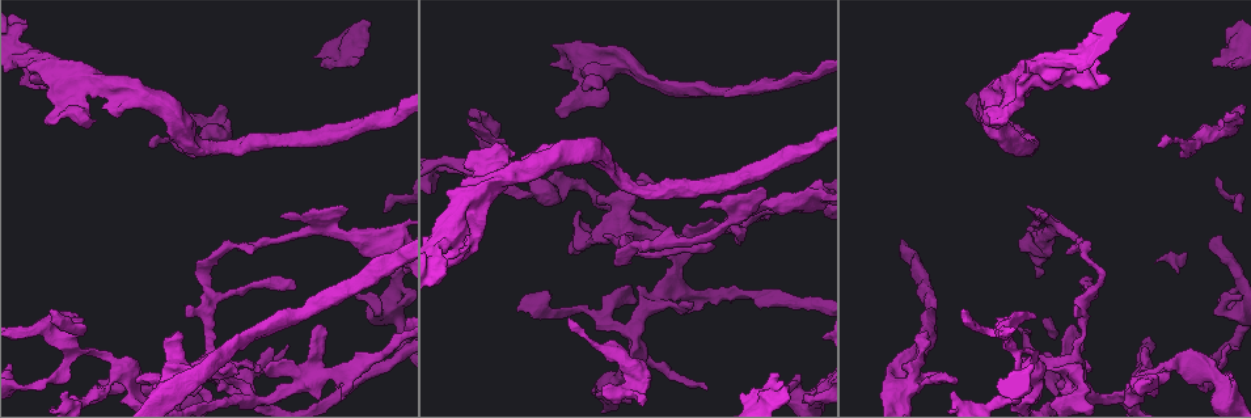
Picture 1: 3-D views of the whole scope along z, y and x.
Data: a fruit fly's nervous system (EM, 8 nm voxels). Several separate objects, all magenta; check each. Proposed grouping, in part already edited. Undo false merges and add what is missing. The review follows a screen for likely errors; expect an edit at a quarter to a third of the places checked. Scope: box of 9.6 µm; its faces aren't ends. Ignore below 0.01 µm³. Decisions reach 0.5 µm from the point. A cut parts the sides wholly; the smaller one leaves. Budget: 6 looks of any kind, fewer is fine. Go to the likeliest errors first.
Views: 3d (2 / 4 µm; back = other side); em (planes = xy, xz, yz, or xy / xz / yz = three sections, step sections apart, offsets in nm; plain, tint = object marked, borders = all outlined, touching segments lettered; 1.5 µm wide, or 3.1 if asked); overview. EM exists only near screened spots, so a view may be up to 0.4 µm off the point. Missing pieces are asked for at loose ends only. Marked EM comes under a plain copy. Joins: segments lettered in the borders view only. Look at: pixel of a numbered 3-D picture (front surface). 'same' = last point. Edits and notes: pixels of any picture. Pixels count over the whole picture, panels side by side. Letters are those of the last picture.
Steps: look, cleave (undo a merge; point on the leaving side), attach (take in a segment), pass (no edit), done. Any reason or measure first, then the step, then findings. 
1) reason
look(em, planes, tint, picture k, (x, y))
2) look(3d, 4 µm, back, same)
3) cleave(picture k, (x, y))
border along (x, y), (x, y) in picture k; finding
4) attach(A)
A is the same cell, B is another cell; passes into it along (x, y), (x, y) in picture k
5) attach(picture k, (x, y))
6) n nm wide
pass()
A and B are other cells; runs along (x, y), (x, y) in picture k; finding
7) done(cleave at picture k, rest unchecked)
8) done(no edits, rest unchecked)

branch stops here
look(em, yz, step 4, tint, picture 1, (1162, 147))

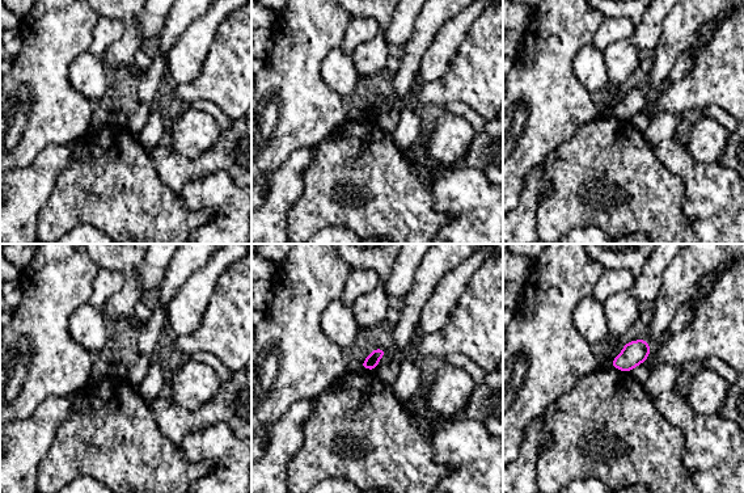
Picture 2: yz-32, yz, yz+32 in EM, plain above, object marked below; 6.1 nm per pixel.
look(em, yz, step 4, borders, same)

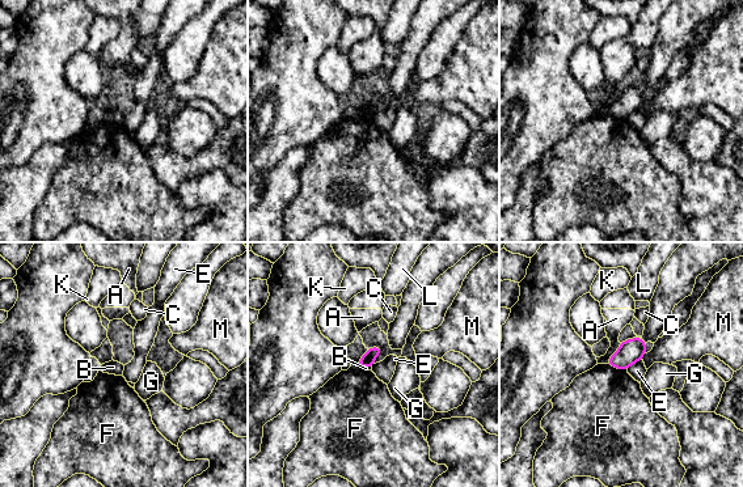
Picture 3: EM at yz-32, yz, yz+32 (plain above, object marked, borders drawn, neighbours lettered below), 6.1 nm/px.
pass()
A, B, C, E, F, G, K, L and M are other cells; none of them fits

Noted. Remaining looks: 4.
look(em, planes, tint, picture 1, (600, 105))

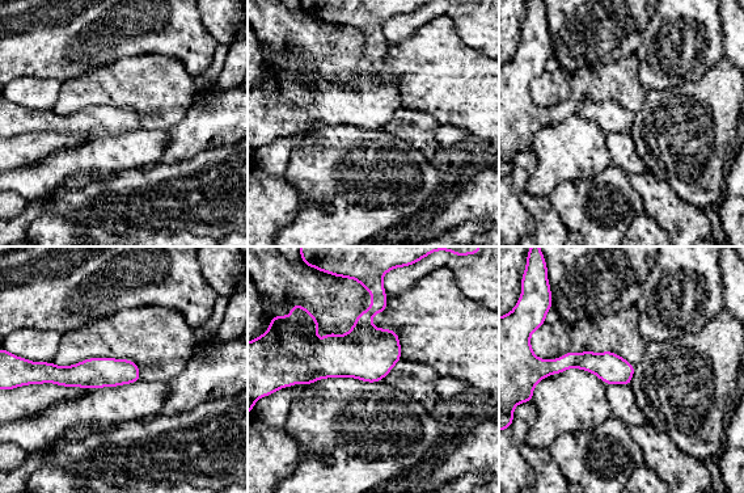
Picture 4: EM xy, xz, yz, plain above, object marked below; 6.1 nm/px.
see the neighbours
look(em, planes, borders, same)

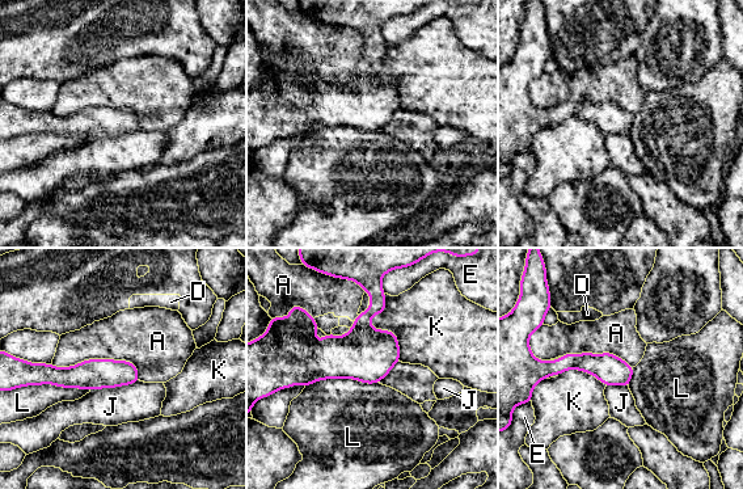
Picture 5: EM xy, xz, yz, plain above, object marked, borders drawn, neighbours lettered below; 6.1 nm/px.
190 nm wide
pass()
A, D, E, J, K and L are other cells; no lettered segment goes on from it

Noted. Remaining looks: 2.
branch stops here
look(em, planes, borders, picture 1, (1000, 127))

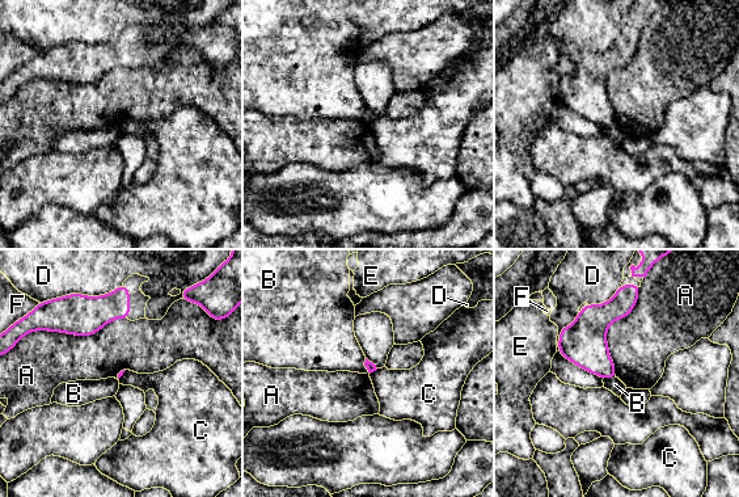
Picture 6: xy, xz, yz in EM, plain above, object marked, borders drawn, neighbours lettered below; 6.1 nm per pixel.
pass()
A, B, C, D, E and F are other cells; border along (641, 286), (608, 327), (615, 375) in picture 6; no lettered segment goes on from it

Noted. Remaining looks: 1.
done(no edits, rest unchecked)

